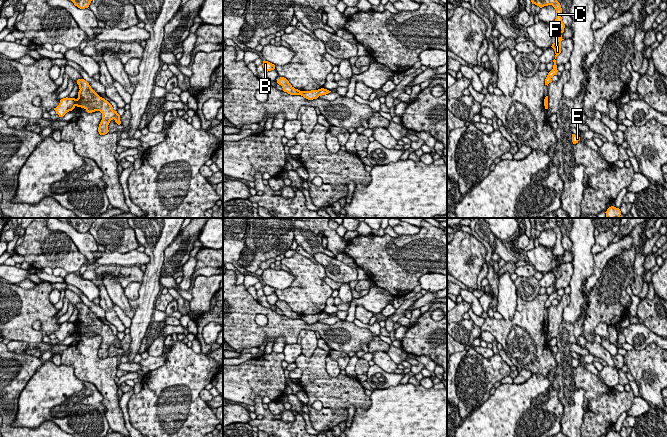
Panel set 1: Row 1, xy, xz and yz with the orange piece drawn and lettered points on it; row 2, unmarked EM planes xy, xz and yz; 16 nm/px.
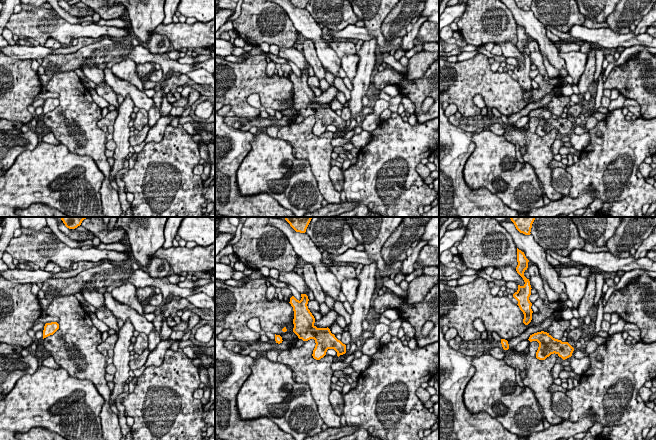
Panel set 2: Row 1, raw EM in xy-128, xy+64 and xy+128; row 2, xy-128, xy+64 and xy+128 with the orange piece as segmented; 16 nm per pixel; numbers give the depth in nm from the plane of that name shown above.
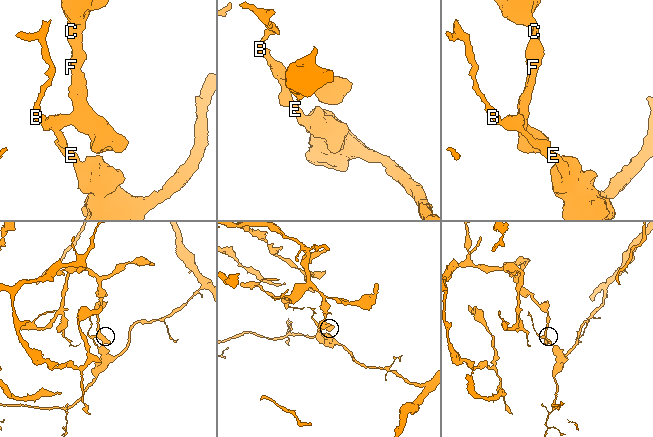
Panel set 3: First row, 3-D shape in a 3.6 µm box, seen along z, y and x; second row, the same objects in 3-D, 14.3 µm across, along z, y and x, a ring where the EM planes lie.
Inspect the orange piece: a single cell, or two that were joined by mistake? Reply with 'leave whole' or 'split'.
split

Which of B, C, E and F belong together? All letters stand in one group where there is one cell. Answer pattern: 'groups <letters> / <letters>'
groups B E / C F

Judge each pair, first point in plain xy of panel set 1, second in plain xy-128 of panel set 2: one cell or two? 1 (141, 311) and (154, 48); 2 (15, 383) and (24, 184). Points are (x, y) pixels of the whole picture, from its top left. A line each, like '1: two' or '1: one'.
1: two
2: two

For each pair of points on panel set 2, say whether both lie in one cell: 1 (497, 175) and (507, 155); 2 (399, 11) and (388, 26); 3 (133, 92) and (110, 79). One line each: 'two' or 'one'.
1: one
2: one
3: one

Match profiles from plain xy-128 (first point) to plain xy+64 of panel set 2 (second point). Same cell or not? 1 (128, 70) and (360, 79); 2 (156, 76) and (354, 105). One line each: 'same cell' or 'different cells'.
1: different cells
2: different cells

